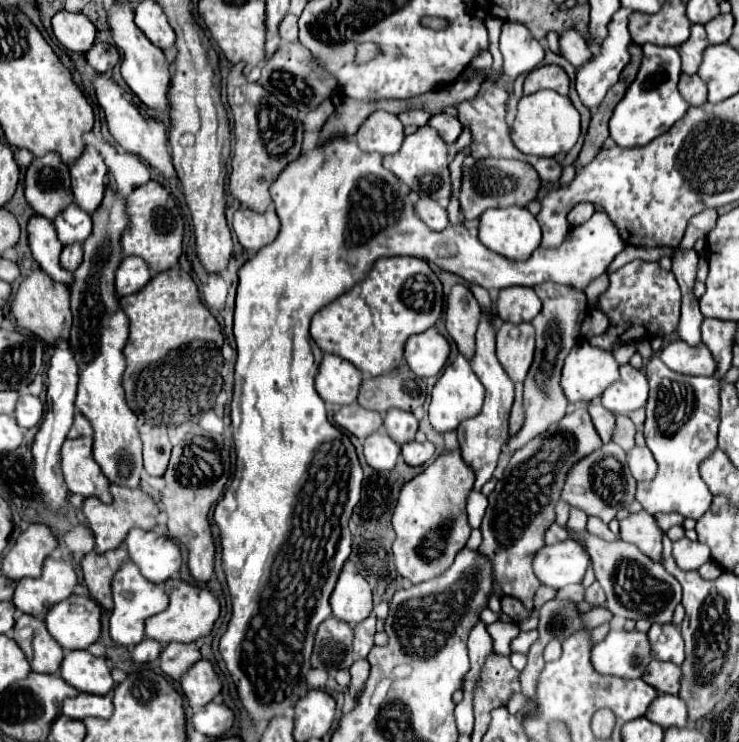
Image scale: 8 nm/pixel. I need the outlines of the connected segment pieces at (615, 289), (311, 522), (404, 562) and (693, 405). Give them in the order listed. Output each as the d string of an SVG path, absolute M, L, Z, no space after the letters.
M634 259L610 273L610 285L596 301L596 309L610 319L610 327L604 335L592 337L590 343L612 351L618 343L636 343L644 337L652 341L656 335L666 337L678 329L680 303L682 295L672 271L664 271L658 263Z
M336 135L304 151L298 161L286 165L274 179L270 193L282 221L280 233L238 271L240 283L233 317L238 359L232 398L236 473L214 509L232 597L232 619L220 639L220 653L236 683L242 705L254 723L268 723L272 717L284 715L302 695L316 629L332 613L328 597L350 555L352 539L348 521L354 505L360 501L362 489L362 467L354 445L328 421L324 401L314 389L318 362L312 353L316 345L308 333L312 315L346 293L352 285L360 283L380 257L414 255L484 289L504 289L512 285L534 287L542 281L586 289L592 279L608 269L612 259L626 245L620 239L618 227L604 211L596 211L586 223L574 227L570 239L566 239L560 249L536 249L526 261L510 261L490 251L478 237L470 235L464 225L448 225L446 231L432 231L414 213L414 203L402 191L398 177L382 167L382 155L360 151L356 141L346 135Z
M458 451L440 455L418 477L408 481L398 497L392 527L396 531L394 563L398 573L410 583L422 583L430 577L442 575L456 553L470 537L470 523L466 519L466 499L474 485L474 471L462 461Z
M654 355L648 365L646 365L646 375L648 375L648 385L650 385L650 397L646 403L646 423L644 423L644 437L646 445L652 451L654 459L658 461L658 475L654 481L644 481L638 483L636 499L642 503L642 507L648 513L680 513L682 517L690 519L700 519L712 503L712 495L706 487L706 483L700 477L700 463L702 459L710 457L710 453L716 449L718 441L718 425L720 425L720 401L718 393L722 389L722 381L716 377L690 377L682 373L670 371L658 355Z

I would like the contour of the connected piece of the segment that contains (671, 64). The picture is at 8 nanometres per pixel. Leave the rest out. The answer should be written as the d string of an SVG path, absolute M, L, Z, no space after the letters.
M644 43L644 59L636 79L622 97L620 105L614 109L610 119L610 137L620 147L644 147L658 135L666 133L676 121L688 111L688 103L678 93L680 77L680 55L676 47L660 47L654 43Z

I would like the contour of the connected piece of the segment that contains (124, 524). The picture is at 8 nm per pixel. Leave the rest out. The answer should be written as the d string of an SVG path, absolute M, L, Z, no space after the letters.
M112 485L110 493L114 497L114 501L110 505L102 503L96 497L88 497L84 501L84 515L88 519L88 525L94 533L94 537L96 537L96 551L98 553L106 553L106 551L120 547L132 527L140 527L140 529L154 529L156 527L158 505L154 503L154 499L148 493L144 493L142 489L130 489L130 487L120 487L120 485Z

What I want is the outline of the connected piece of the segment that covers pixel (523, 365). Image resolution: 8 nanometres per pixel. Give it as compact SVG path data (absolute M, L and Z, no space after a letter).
M502 323L496 333L496 357L514 383L522 383L534 357L534 327Z

